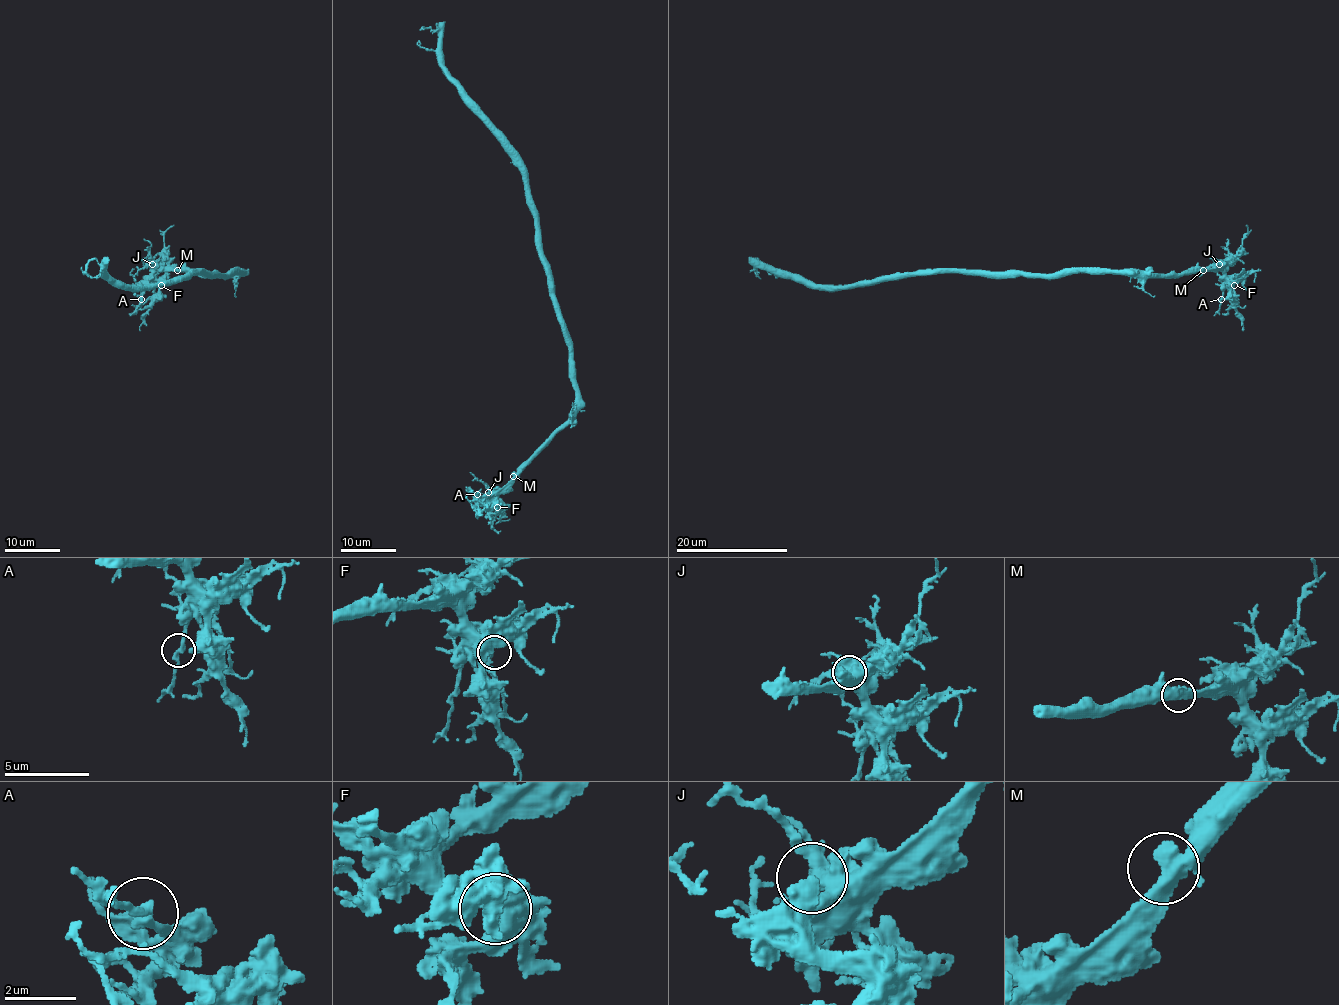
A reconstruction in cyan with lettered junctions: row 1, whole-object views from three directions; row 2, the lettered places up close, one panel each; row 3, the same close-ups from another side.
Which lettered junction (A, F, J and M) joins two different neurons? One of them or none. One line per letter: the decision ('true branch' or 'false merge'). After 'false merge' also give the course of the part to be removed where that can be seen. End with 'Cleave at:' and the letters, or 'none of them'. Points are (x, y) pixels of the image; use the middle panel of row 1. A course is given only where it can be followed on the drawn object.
A: true branch
F: true branch
J: true branch
M: true branch
Cleave at: none of them

